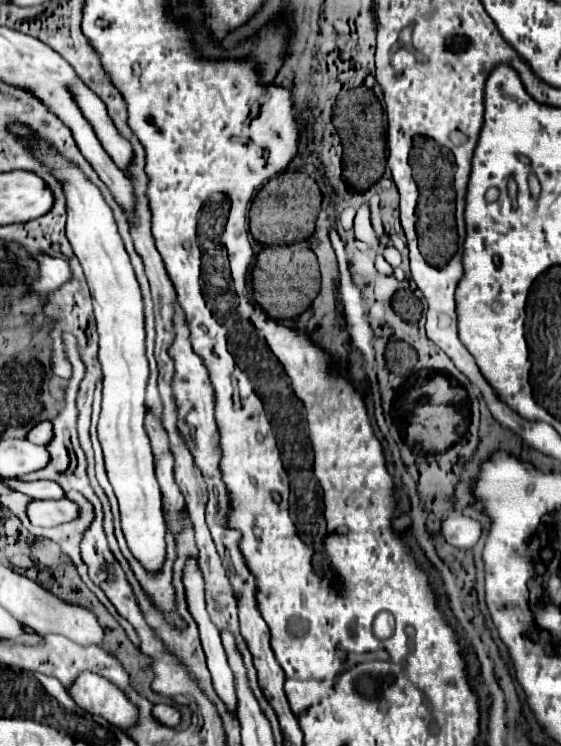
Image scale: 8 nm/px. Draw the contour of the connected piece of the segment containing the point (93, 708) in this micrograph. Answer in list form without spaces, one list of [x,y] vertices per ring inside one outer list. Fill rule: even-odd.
[[[80,674],[74,686],[68,688],[68,692],[78,706],[88,710],[90,714],[106,718],[118,728],[130,728],[138,718],[138,710],[124,696],[124,692],[98,674]]]

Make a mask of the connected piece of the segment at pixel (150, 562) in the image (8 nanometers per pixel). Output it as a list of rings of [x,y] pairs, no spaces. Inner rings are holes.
[[[10,122],[8,130],[22,140],[32,156],[50,168],[50,172],[62,182],[62,190],[66,196],[66,212],[68,212],[68,222],[66,222],[66,236],[72,244],[74,254],[80,260],[80,266],[84,268],[86,282],[92,292],[94,300],[94,316],[98,322],[98,334],[100,334],[100,352],[98,360],[102,364],[102,374],[104,374],[104,396],[102,396],[102,412],[100,412],[100,422],[98,422],[98,438],[104,450],[104,460],[106,460],[106,472],[108,480],[114,488],[114,494],[120,504],[120,520],[122,520],[122,532],[126,538],[126,544],[134,558],[144,566],[146,572],[158,572],[164,566],[166,560],[166,522],[162,514],[162,494],[160,486],[154,474],[154,462],[152,462],[152,450],[150,450],[150,440],[144,430],[144,390],[146,390],[146,380],[148,380],[148,360],[144,354],[144,314],[142,314],[142,296],[140,296],[140,286],[136,282],[130,258],[124,250],[122,238],[116,228],[116,220],[112,216],[112,208],[106,204],[102,192],[98,186],[94,186],[88,176],[74,164],[70,158],[62,156],[60,150],[56,150],[48,140],[38,138],[38,134],[20,122]]]

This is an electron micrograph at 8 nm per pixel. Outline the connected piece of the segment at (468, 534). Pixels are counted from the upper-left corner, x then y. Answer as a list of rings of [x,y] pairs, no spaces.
[[[462,514],[448,516],[442,522],[442,536],[444,536],[444,540],[450,546],[456,546],[456,548],[472,548],[478,542],[480,532],[482,532],[480,522],[472,520],[472,518],[466,518]]]

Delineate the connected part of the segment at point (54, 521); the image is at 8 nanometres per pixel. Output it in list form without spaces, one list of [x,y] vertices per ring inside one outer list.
[[[68,498],[60,500],[32,500],[26,506],[26,516],[32,526],[58,526],[76,518],[78,506]]]

